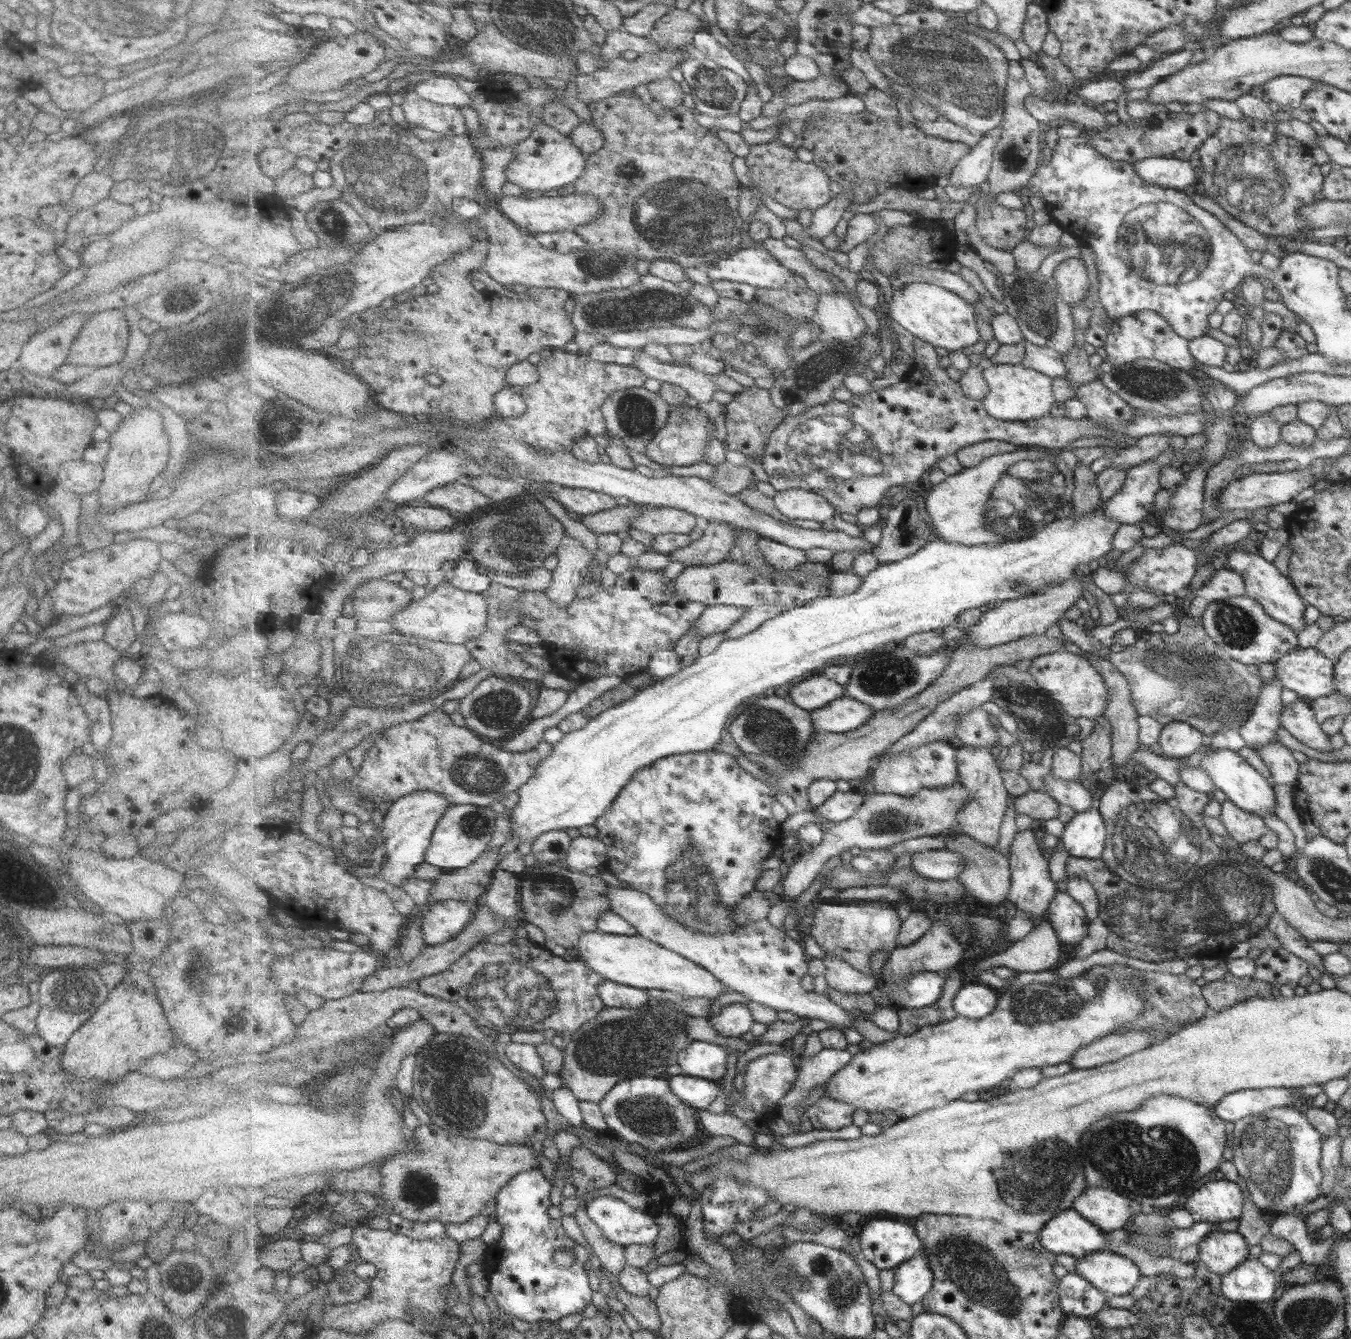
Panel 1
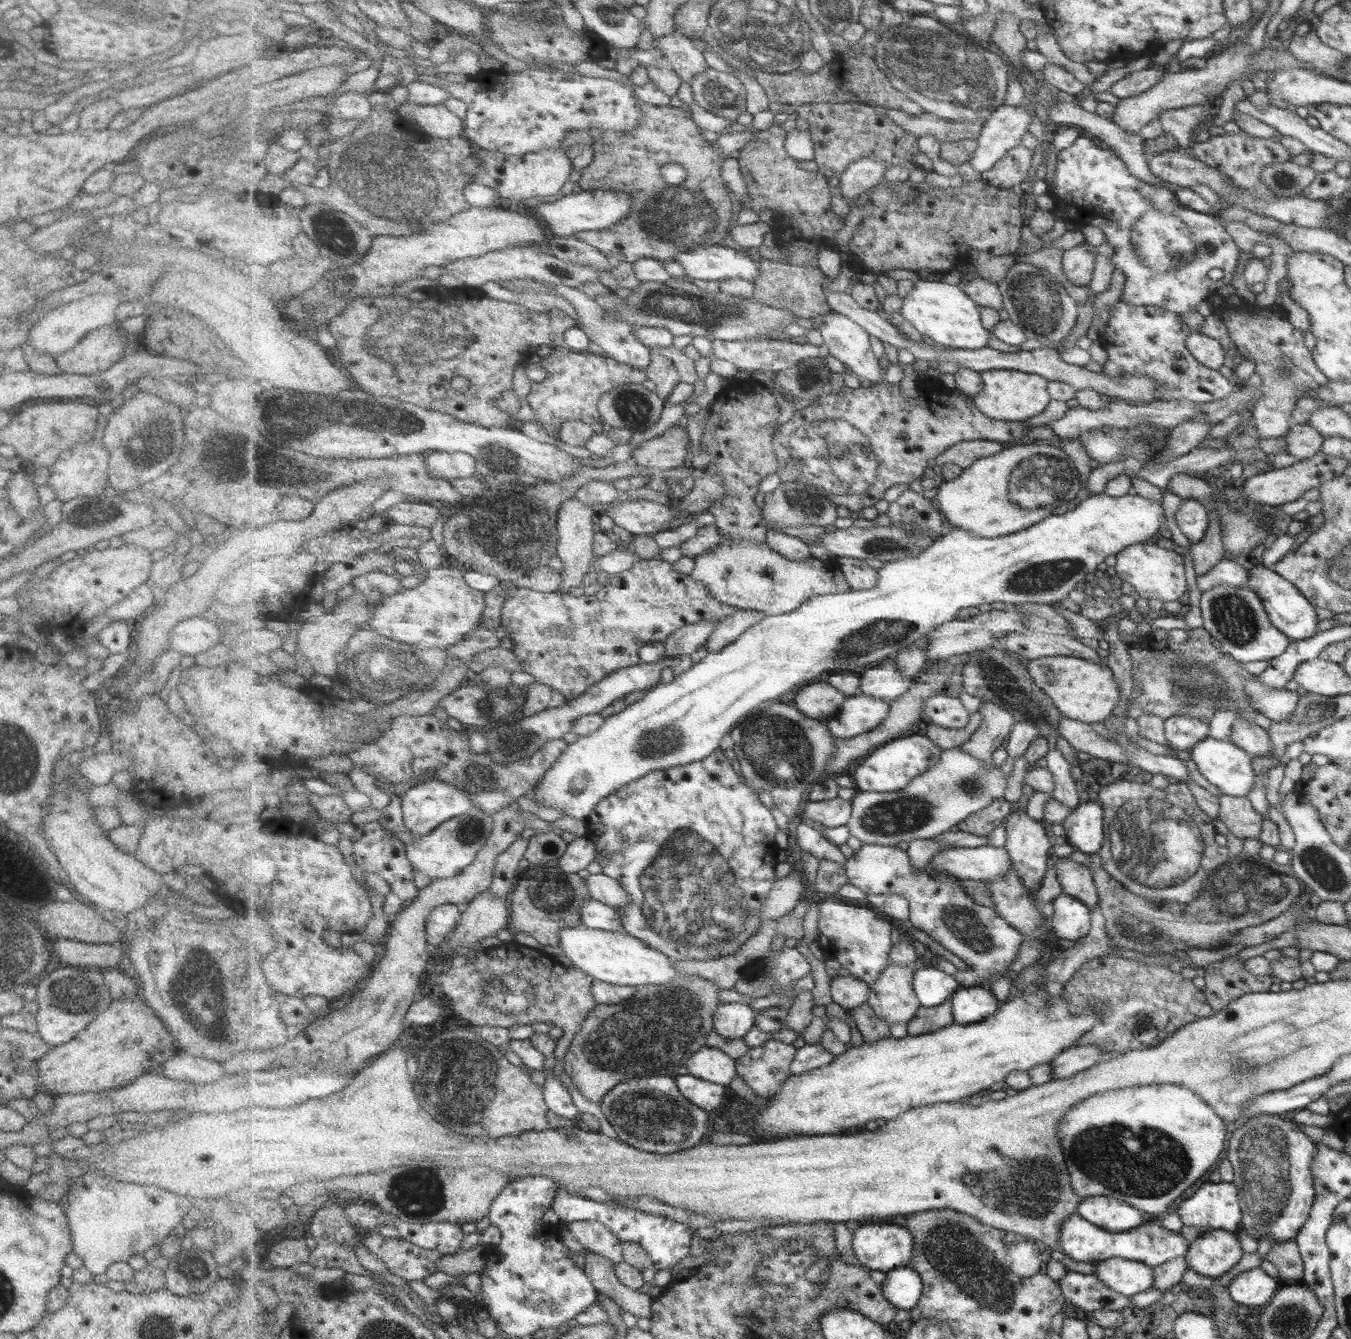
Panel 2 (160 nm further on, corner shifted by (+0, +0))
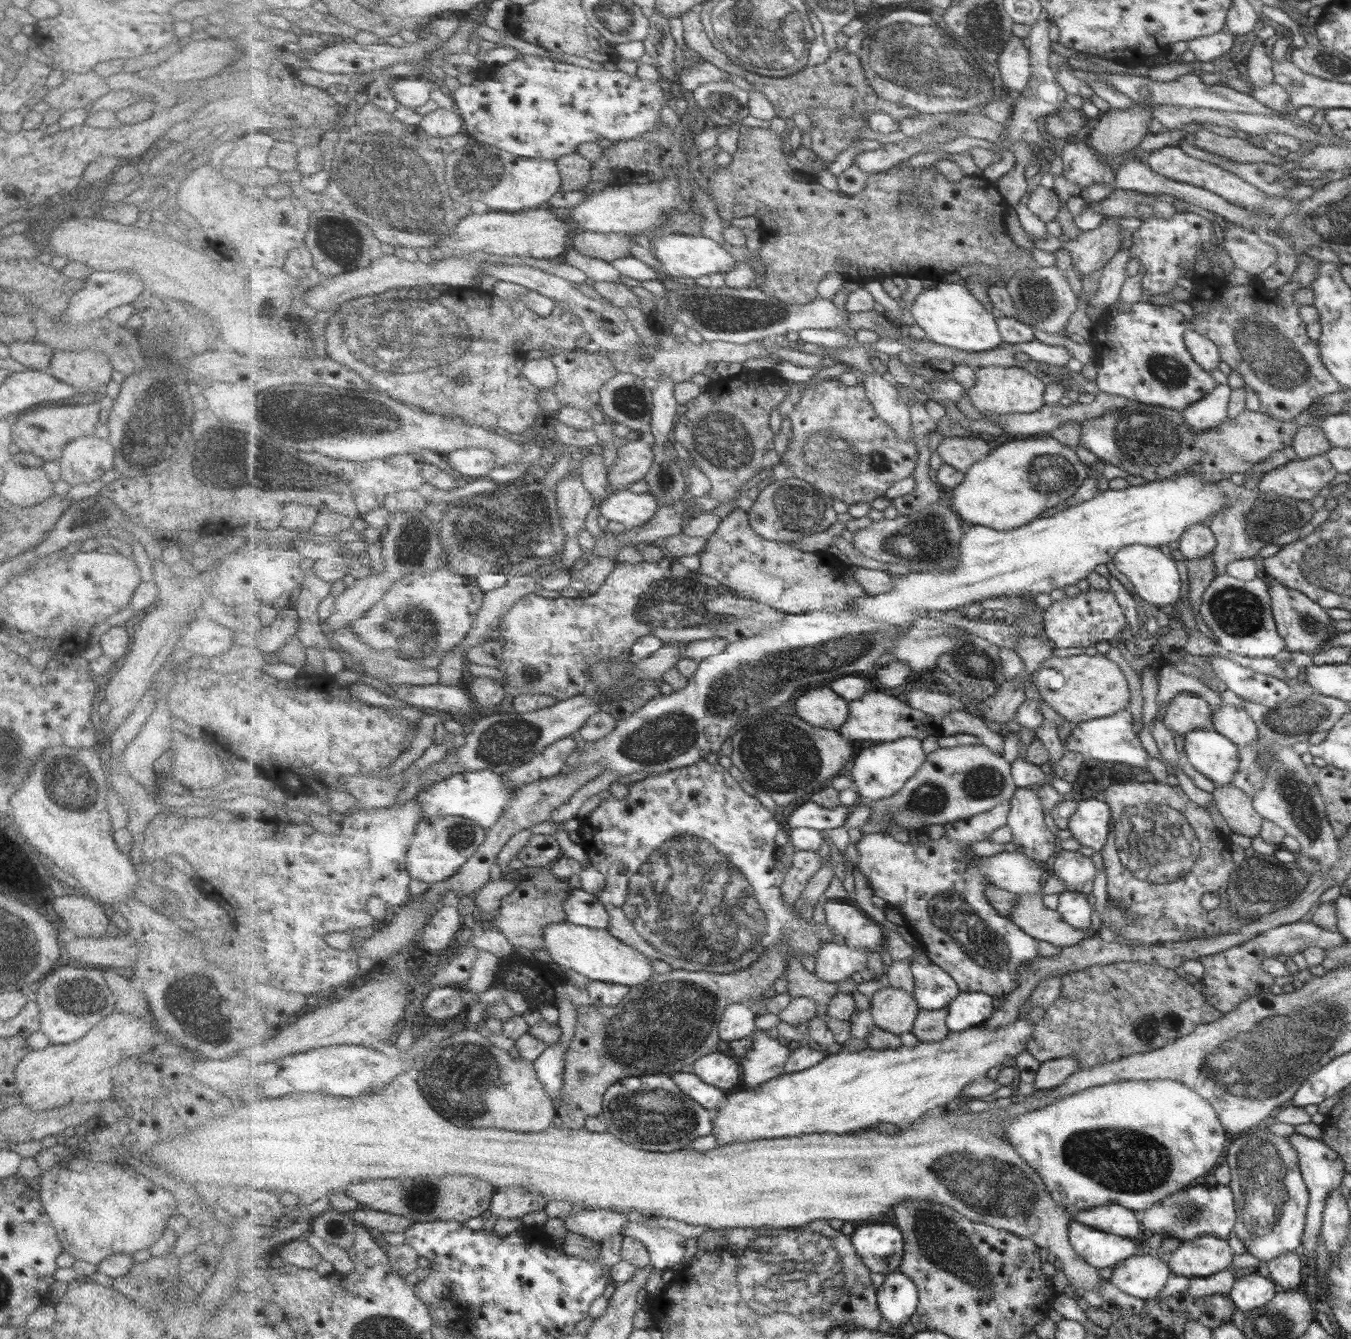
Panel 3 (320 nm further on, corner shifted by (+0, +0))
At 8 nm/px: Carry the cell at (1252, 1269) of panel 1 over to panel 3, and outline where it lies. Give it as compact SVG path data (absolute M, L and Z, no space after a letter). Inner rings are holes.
M1253 1273L1250 1276L1235 1280L1232 1291L1228 1294L1238 1310L1260 1309L1274 1300L1276 1286L1259 1274Z

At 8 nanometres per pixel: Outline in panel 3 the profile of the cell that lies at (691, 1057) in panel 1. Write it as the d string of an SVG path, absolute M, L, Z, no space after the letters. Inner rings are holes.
M720 1051L701 1058L694 1065L695 1073L708 1084L722 1090L734 1090L743 1080L742 1066L735 1056L728 1056Z

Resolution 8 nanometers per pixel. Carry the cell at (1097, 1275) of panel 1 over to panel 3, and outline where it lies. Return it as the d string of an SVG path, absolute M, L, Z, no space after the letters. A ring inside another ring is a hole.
M1136 1255L1114 1266L1108 1282L1125 1294L1148 1301L1158 1298L1170 1275L1171 1268L1162 1259Z

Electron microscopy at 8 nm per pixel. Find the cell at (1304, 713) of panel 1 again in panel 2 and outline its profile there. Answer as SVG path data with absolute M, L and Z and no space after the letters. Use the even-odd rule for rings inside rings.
M1257 676L1247 680L1246 693L1250 705L1273 722L1289 720L1300 698L1296 691L1265 685Z

